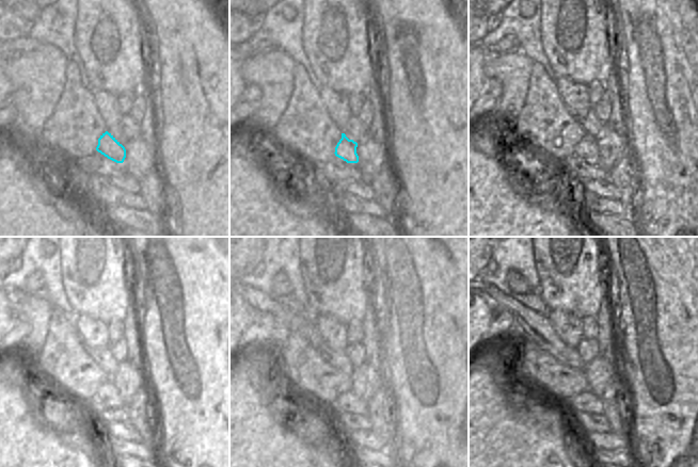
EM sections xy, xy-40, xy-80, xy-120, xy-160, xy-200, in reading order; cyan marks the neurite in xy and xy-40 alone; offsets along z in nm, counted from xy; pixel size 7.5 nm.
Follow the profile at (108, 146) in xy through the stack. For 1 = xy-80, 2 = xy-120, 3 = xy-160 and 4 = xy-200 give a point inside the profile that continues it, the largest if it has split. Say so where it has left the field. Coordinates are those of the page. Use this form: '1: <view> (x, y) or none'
1: xy-80 (587, 149)
2: xy-120 (107, 393)
3: xy-160 (348, 402)
4: xy-200 (586, 402)

